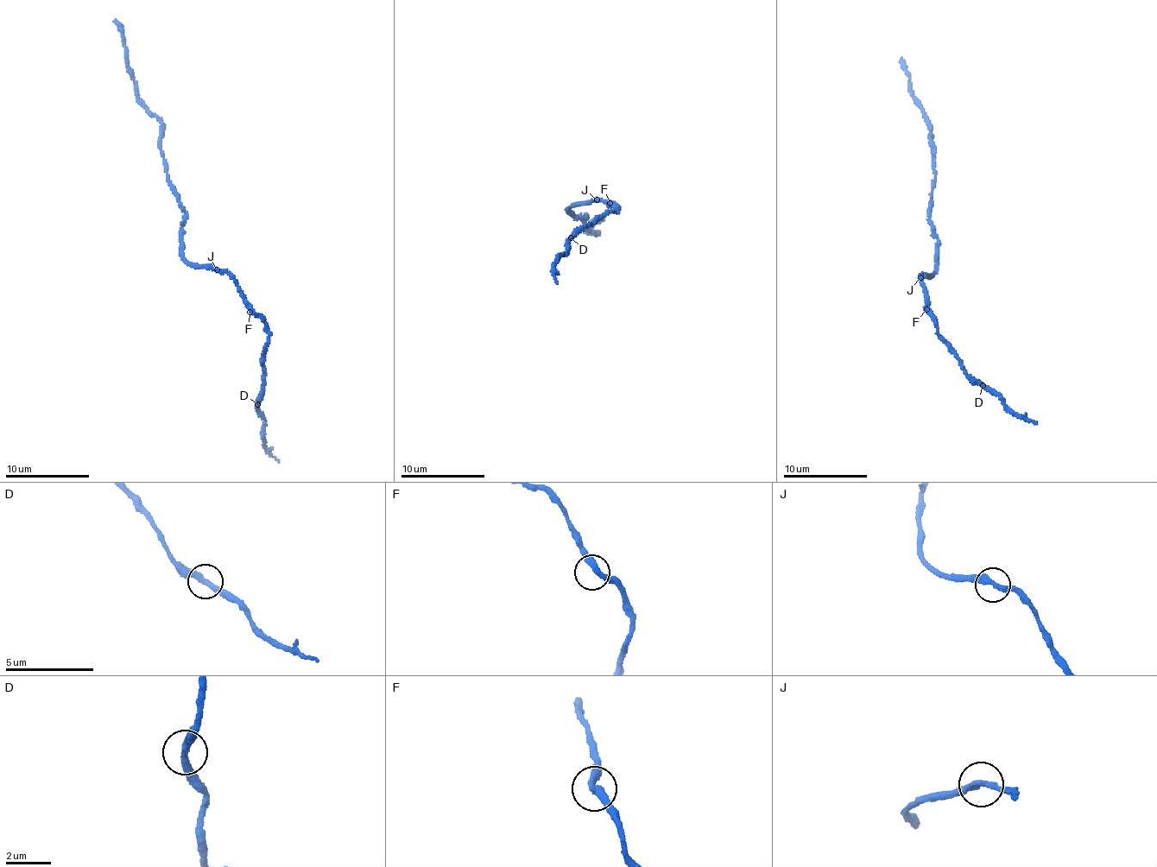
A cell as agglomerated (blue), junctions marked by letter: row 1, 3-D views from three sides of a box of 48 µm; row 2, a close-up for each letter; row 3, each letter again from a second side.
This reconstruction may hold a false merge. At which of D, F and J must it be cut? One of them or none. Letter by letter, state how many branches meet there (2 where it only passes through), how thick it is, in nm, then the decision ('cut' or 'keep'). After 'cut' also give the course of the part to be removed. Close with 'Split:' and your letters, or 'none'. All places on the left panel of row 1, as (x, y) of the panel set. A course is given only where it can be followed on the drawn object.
D: 2 branches meet; 320 nm thick; keep
F: 2 branches meet; 320 nm thick; keep
J: 2 branches meet; 320 nm thick; keep
Split: none

